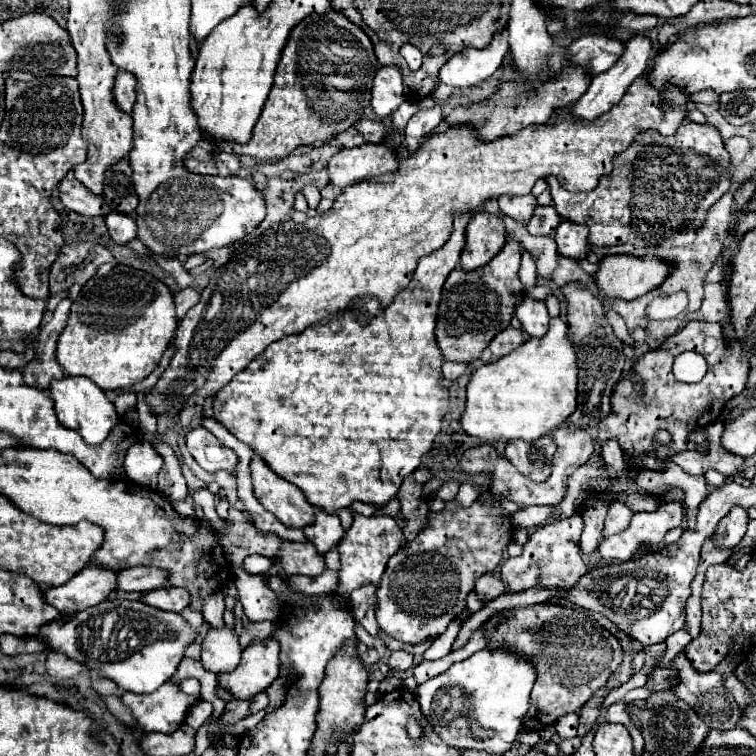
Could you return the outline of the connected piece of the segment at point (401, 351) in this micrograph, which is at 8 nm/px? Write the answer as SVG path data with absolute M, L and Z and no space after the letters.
M465 211L465 215L461 215L461 213L453 215L453 231L451 231L451 237L445 243L445 247L441 247L437 253L419 261L409 287L405 291L401 291L395 297L395 301L391 305L387 305L383 311L379 311L375 315L375 303L379 303L375 297L359 297L355 301L365 301L365 303L361 303L361 305L357 303L353 307L349 305L341 313L341 319L335 321L335 331L333 331L331 323L315 323L299 335L291 335L287 339L271 343L259 355L259 359L253 359L253 363L249 363L249 367L245 371L237 373L231 383L227 383L221 391L217 391L217 395L213 399L213 417L221 425L225 425L225 429L229 429L239 441L249 443L249 447L271 467L273 473L277 473L285 481L297 485L305 493L305 499L313 507L319 507L327 513L337 513L339 509L349 507L353 501L363 501L363 503L373 503L373 505L383 507L383 505L387 505L387 501L391 497L395 497L403 479L419 467L421 457L431 451L433 439L441 431L441 419L449 411L449 391L441 385L443 355L435 341L435 321L437 321L437 309L439 309L439 299L441 299L441 287L443 287L447 275L459 265L459 253L461 253L461 247L465 245L465 225L469 223L469 219L471 219L469 211Z

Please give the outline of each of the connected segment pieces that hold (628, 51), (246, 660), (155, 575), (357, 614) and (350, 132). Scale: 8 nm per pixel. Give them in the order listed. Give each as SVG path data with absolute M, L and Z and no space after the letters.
M633 35L629 41L625 41L625 51L623 55L619 57L619 61L605 73L599 73L599 75L593 75L591 79L591 85L589 89L585 91L585 95L573 105L573 117L579 117L579 119L585 119L585 121L593 121L597 117L601 117L603 113L607 113L611 107L615 107L623 95L627 93L627 89L631 87L631 83L641 77L647 69L649 69L649 61L651 61L651 53L653 53L653 47L651 47L651 41L643 35Z
M275 639L253 641L231 673L217 675L219 683L237 699L251 699L279 677L279 643Z
M129 567L119 571L117 589L121 591L153 591L165 587L165 571L159 567Z
M365 583L365 587L359 587L357 591L351 593L353 617L373 637L377 637L377 631L379 631L379 625L377 625L377 619L375 619L375 605L377 605L375 591L377 591L377 587L373 587L373 583Z
M351 127L351 129L347 129L345 133L341 133L341 135L337 135L337 137L333 137L341 147L355 147L355 145L363 145L365 143L365 139Z

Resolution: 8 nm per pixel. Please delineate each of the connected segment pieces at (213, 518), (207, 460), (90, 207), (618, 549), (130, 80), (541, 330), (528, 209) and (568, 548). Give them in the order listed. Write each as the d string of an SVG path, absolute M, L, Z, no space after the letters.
M207 488L194 491L188 499L193 501L195 505L201 506L205 517L215 530L222 531L224 526L227 525L227 521L220 519L217 515L215 495L212 494Z
M197 427L187 433L187 449L205 471L215 473L219 469L225 469L235 475L237 455L231 449L223 447L219 439L211 435L205 427Z
M69 171L59 183L59 199L67 209L85 217L107 215L111 211L103 197L97 197L91 191L87 191L87 187L73 177L73 171Z
M661 503L653 513L635 513L631 525L617 533L601 539L599 553L603 559L619 559L629 561L639 551L643 543L651 543L657 551L665 533L683 523L683 507L681 503Z
M125 71L117 73L115 85L113 85L113 101L125 113L131 113L131 109L133 109L133 103L135 103L135 85L137 85L137 79L131 73L125 73Z
M525 295L523 299L519 299L519 303L515 307L515 317L519 317L523 331L529 337L543 337L547 333L549 315L547 315L543 301L533 301Z
M531 193L529 195L515 195L515 197L501 195L501 199L497 199L497 201L499 201L499 207L505 215L513 217L515 221L519 221L523 225L529 223L529 219L533 215L533 209L537 205L537 199Z
M577 513L567 519L559 519L551 525L543 525L533 535L529 535L523 555L509 557L501 565L501 581L507 585L507 593L521 593L537 585L547 589L571 589L587 573L587 565L579 555L581 529L583 521Z

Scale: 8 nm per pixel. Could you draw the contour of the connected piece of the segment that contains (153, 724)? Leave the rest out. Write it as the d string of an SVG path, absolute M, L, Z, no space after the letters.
M167 681L157 691L137 695L127 691L123 703L131 707L133 715L139 721L139 731L145 733L173 733L177 731L191 707L199 701L195 695L187 695L179 689L177 683Z

